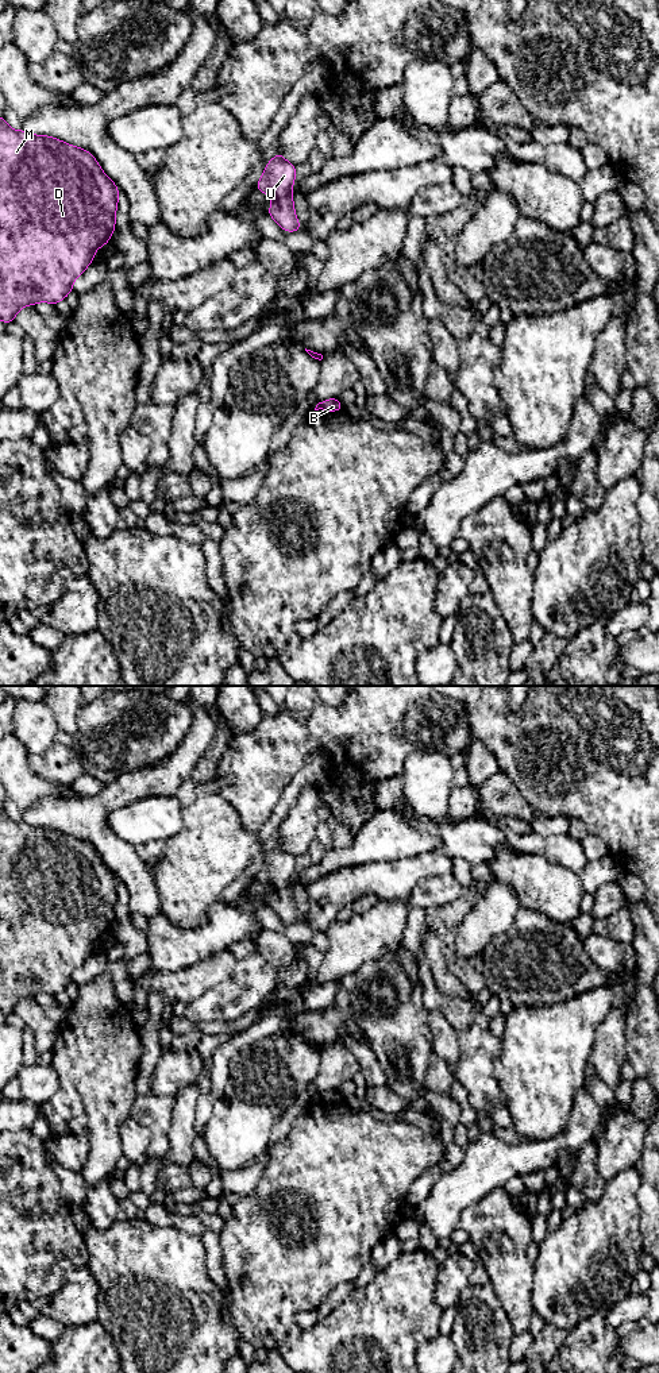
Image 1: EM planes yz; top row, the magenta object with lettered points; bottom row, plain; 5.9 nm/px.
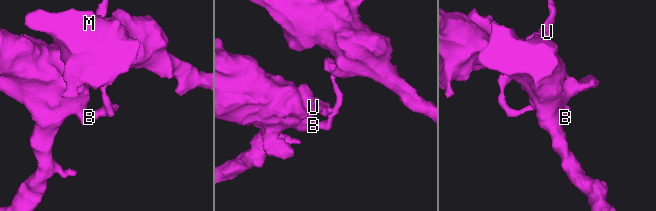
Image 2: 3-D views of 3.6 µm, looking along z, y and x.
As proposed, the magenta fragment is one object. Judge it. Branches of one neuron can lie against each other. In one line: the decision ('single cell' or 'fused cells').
fused cells

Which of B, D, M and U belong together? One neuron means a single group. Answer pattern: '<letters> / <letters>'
B D M / U

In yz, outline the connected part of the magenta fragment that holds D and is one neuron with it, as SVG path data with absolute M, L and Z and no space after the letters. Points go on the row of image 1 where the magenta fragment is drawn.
M0 116L0 320L3 323L14 321L23 306L35 305L41 301L55 305L73 292L73 281L93 262L96 250L108 244L115 231L117 200L119 189L116 184L105 176L89 151L47 135L31 135L23 128L14 131Z

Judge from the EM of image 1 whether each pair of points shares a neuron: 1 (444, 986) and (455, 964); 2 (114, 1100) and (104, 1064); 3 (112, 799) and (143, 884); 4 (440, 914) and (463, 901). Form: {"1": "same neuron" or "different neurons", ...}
{"1": "different neurons", "2": "same neuron", "3": "same neuron", "4": "same neuron"}

